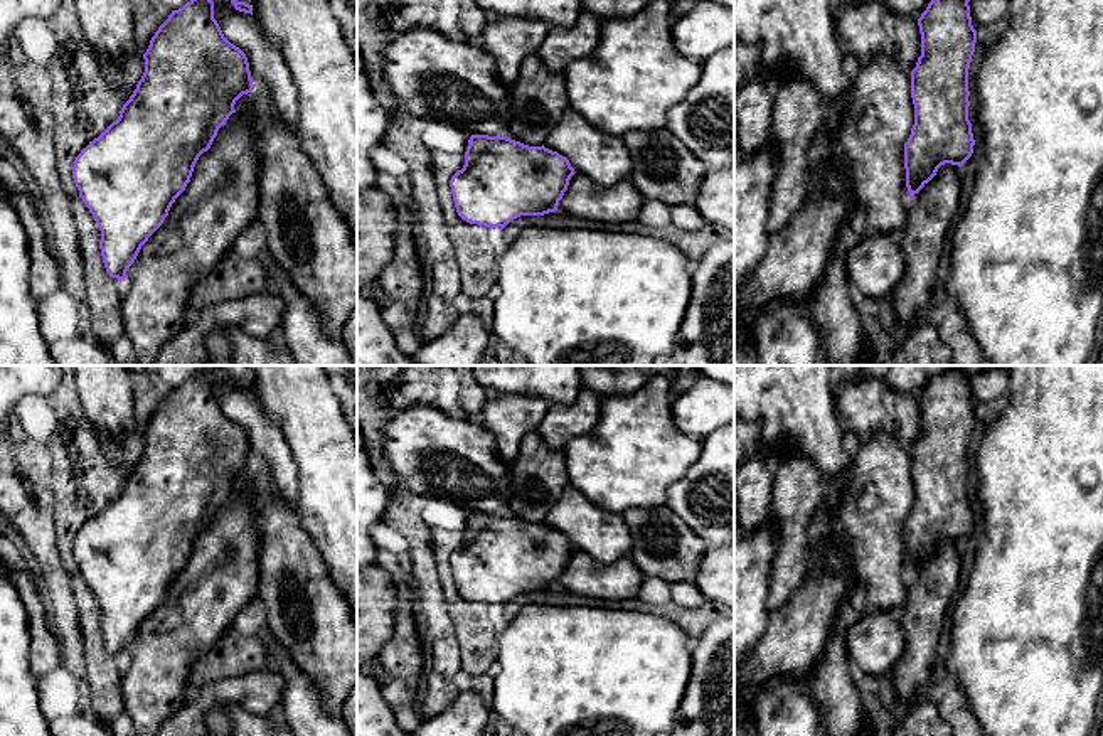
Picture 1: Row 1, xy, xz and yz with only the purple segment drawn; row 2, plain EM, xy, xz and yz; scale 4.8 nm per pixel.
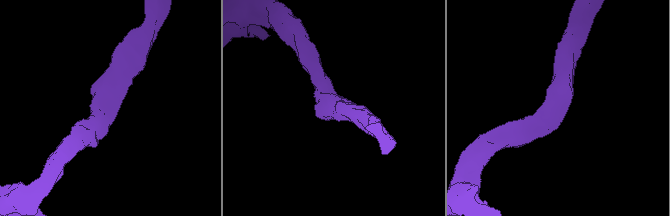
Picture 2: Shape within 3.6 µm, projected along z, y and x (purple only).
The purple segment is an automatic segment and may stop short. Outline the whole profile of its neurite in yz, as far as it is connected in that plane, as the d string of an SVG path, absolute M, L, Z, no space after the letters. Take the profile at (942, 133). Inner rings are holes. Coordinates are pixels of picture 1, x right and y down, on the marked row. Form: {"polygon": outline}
{"polygon": "M931 0L918 19L921 56L911 71L914 125L904 143L906 187L918 194L945 163L962 167L973 153L968 69L977 30L970 0Z"}

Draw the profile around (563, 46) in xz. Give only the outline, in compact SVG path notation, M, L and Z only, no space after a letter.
M583 12L573 29L552 29L537 56L551 71L564 71L571 62L594 52L603 22L603 19Z

